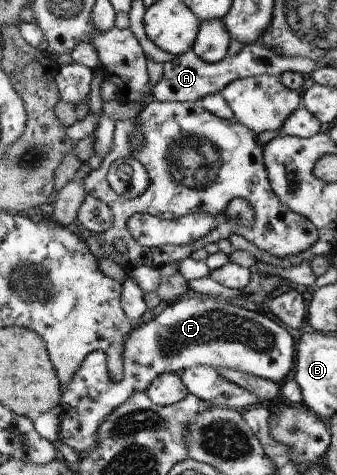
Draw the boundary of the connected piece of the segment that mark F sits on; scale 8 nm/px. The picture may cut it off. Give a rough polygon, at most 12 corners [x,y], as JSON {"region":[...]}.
{"region":[[221,296],[169,303],[125,340],[123,379],[89,353],[60,401],[60,441],[100,445],[156,377],[208,365],[279,383],[295,343]]}

